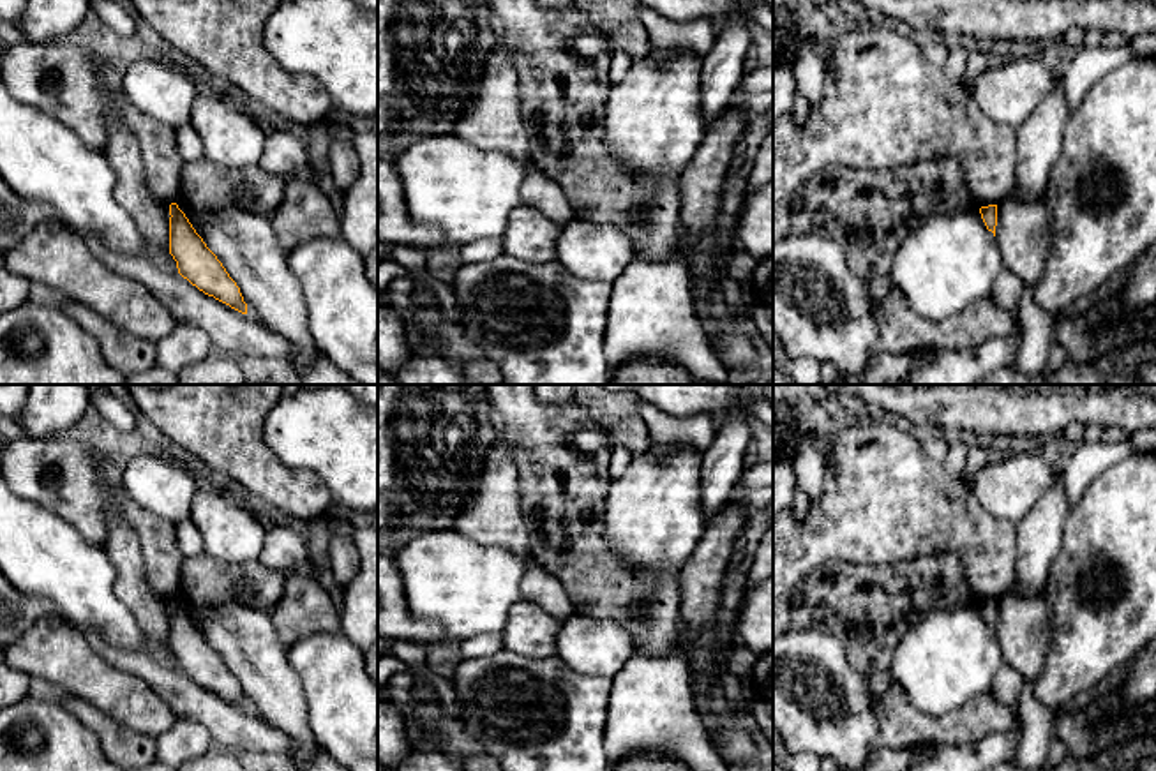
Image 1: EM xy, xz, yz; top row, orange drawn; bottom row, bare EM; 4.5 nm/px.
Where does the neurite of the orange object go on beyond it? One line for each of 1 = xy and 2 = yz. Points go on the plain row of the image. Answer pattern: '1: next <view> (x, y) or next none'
1: next none
2: next none

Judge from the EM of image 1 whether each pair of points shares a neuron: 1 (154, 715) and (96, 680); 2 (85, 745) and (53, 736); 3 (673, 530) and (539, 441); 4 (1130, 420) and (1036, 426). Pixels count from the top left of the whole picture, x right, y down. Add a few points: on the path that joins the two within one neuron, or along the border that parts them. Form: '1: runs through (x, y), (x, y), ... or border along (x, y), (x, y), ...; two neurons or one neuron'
1: runs through (140, 708), (110, 688); one neuron
2: runs through (78, 745), (60, 743); one neuron
3: border along (611, 482), (606, 512), (600, 517); two neurons
4: runs through (1107, 408), (1059, 408); one neuron

